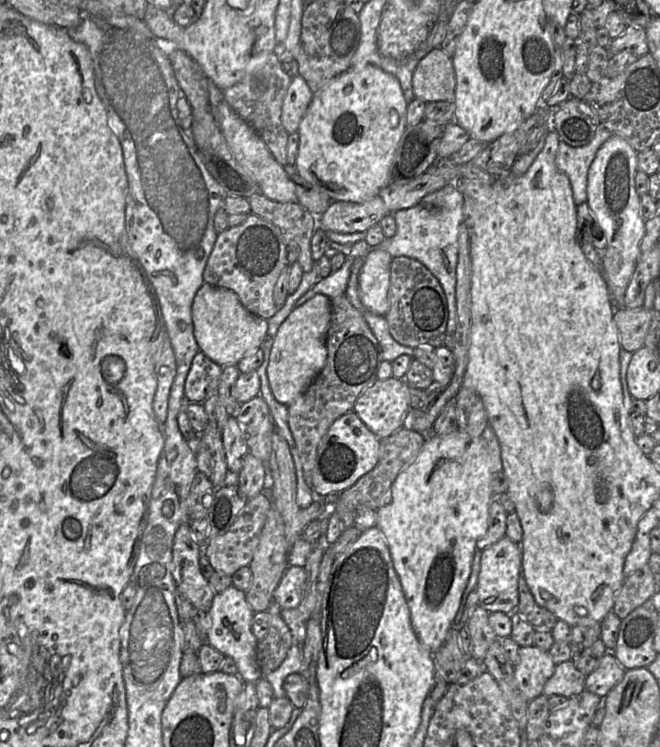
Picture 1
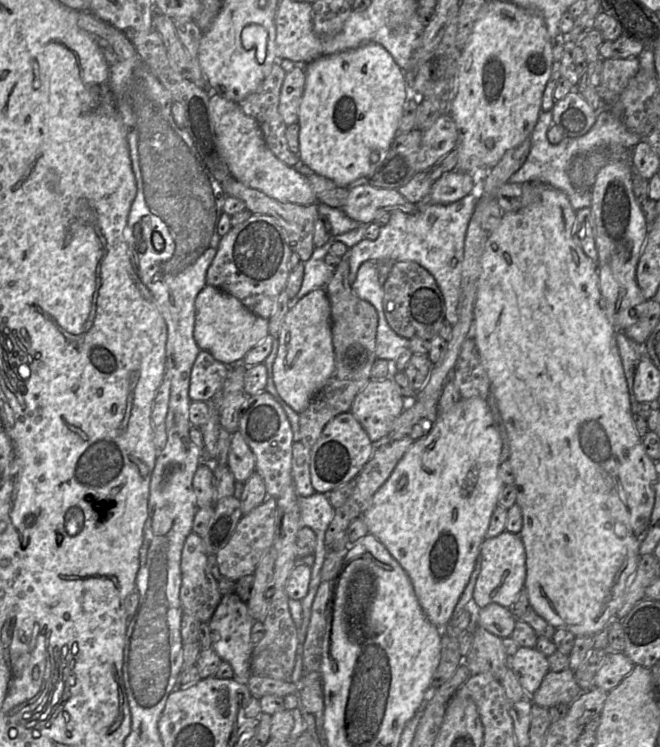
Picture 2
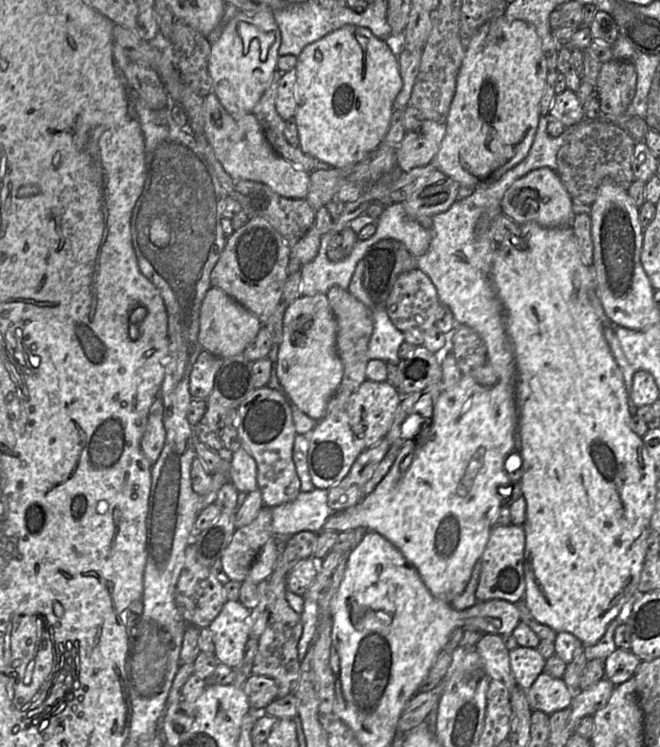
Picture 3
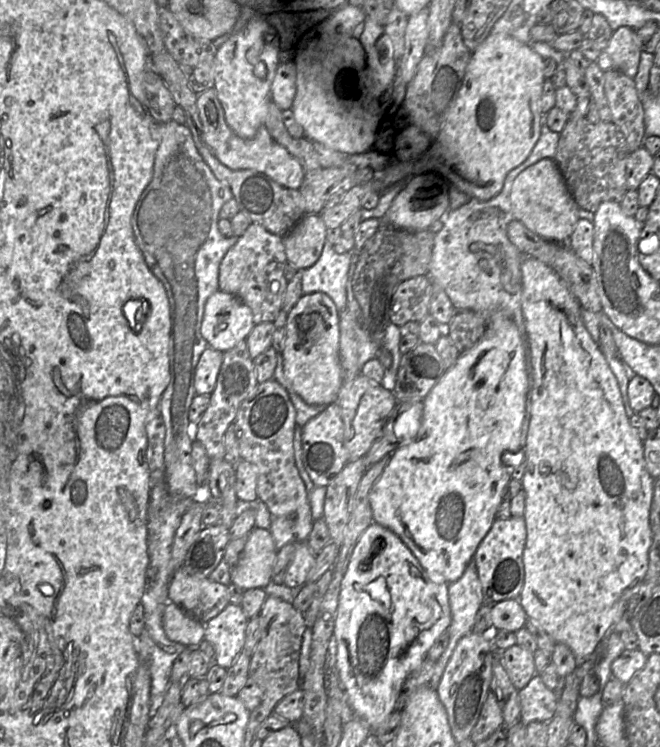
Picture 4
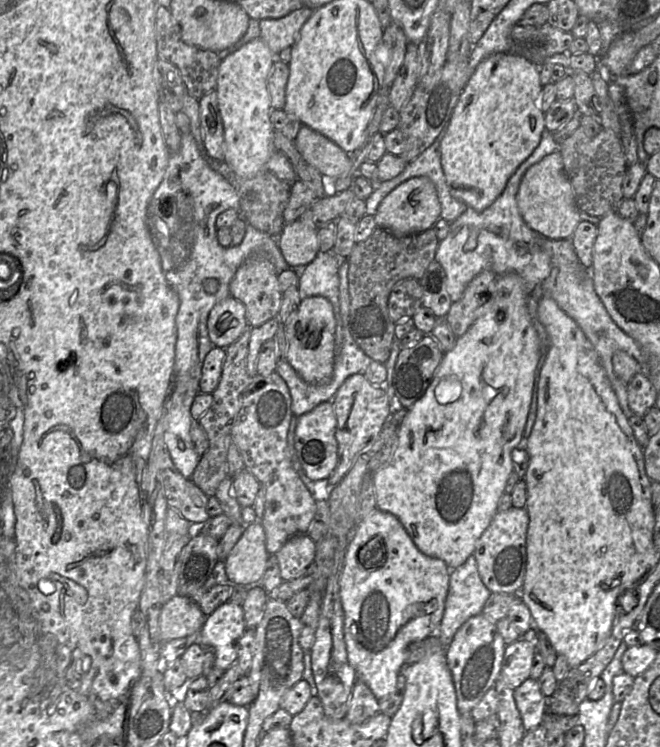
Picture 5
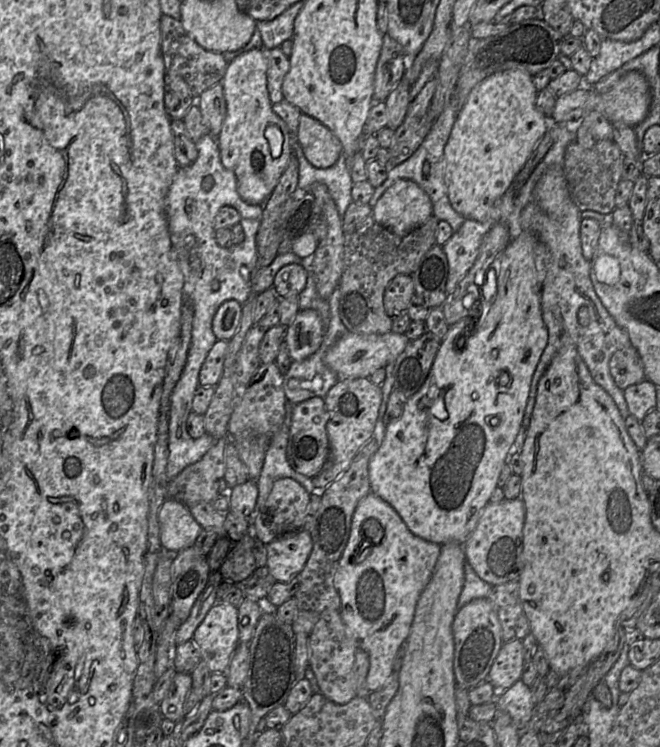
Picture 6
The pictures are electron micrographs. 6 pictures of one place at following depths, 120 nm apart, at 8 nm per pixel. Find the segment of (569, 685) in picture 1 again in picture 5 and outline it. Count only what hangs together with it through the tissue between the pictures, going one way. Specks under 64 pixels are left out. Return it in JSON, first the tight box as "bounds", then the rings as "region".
{"bounds":[514,679,547,731],"region":[[[526,679],[514,689],[514,698],[525,731],[542,724],[547,697],[541,692],[538,680]]]}

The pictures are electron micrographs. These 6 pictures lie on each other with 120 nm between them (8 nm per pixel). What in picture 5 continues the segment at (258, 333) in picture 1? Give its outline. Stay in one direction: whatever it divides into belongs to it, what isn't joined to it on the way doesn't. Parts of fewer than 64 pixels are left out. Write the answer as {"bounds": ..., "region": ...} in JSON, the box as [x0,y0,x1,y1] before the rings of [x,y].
{"bounds":[207,296,247,349],"region":[[[229,296],[211,309],[207,321],[208,335],[214,347],[226,349],[239,338],[247,325],[245,306]]]}

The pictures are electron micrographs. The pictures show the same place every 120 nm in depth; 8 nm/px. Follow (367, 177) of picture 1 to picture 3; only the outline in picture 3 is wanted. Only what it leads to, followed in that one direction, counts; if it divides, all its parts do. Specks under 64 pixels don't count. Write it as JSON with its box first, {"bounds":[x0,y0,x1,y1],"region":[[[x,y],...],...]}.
{"bounds":[294,25,403,168],"region":[[[345,25],[307,45],[297,57],[294,118],[299,147],[332,168],[344,168],[364,160],[379,147],[387,133],[393,113],[393,103],[403,82],[398,56],[385,41],[378,39],[368,28]]]}

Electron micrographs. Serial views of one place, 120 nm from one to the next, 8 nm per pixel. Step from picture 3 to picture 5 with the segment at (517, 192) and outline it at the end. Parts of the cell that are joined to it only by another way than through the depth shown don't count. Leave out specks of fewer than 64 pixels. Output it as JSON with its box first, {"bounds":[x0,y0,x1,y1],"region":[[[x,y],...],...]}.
{"bounds":[517,151,581,240],"region":[[[559,151],[545,156],[526,171],[519,186],[517,205],[526,224],[540,236],[551,240],[572,237],[581,221],[580,210],[576,205],[574,190]]]}

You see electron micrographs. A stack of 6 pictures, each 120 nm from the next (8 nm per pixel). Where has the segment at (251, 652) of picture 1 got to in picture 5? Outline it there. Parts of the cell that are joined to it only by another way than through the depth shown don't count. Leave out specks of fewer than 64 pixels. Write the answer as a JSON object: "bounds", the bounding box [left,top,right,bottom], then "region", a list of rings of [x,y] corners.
{"bounds":[199,602,246,670],"region":[[[225,602],[220,605],[212,614],[206,617],[199,633],[199,642],[202,645],[209,645],[215,651],[215,667],[222,670],[230,668],[237,660],[239,651],[239,640],[246,629],[244,611],[242,606],[233,602]]]}

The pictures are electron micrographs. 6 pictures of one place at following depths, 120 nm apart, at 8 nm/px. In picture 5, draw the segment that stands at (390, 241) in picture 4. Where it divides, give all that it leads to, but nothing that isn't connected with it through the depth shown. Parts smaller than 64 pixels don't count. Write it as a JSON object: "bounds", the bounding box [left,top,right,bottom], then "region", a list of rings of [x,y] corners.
{"bounds":[347,227,439,363],"region":[[[376,227],[365,241],[355,243],[347,257],[349,330],[357,345],[372,360],[386,363],[395,340],[395,323],[388,311],[392,287],[403,279],[419,280],[434,260],[439,242],[433,227],[419,234],[402,237]]]}

